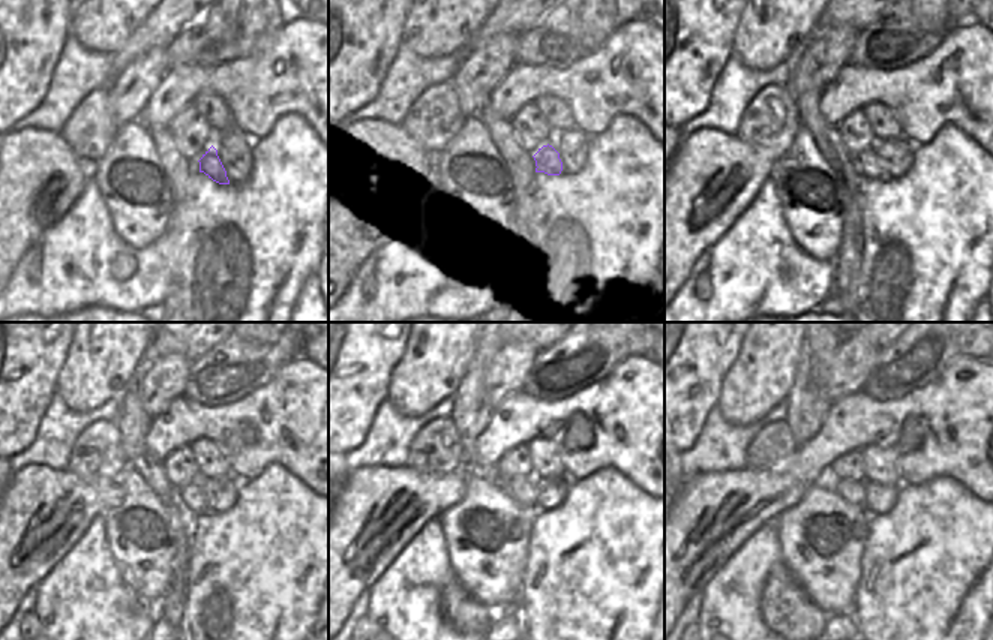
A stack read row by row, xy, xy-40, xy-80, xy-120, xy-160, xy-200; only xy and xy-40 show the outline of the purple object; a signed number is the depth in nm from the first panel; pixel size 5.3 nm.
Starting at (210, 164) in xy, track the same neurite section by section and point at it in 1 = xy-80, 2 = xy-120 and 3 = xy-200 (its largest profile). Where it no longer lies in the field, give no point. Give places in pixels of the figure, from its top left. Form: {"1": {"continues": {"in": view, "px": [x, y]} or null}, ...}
{"1": {"continues": {"in": "xy-80", "px": [870, 165]}}, "2": {"continues": {"in": "xy-120", "px": [192, 496]}}, "3": {"continues": {"in": "xy-200", "px": [854, 492]}}}

